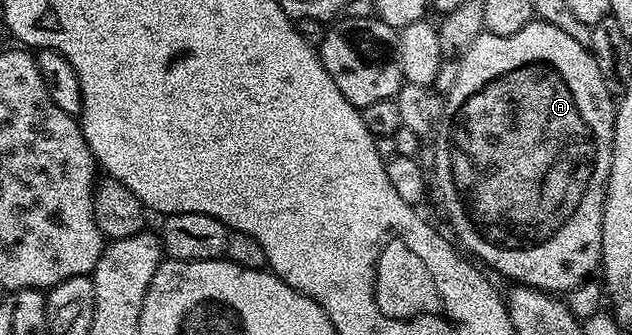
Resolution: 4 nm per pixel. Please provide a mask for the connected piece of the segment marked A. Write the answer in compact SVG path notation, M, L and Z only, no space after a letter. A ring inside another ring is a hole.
M535 20L512 36L496 36L483 32L468 48L458 66L459 74L456 76L455 86L445 95L444 105L440 110L436 137L433 139L434 170L432 166L433 177L434 174L438 177L438 190L442 193L442 202L446 205L450 226L454 229L453 237L459 243L462 241L475 254L473 257L479 263L487 262L496 273L511 278L511 283L534 286L537 290L547 292L565 292L579 286L593 275L590 274L593 270L595 273L599 269L602 261L602 209L612 164L616 113L615 99L600 76L600 68L593 54L587 47L572 40L572 36L560 32L560 28Z

